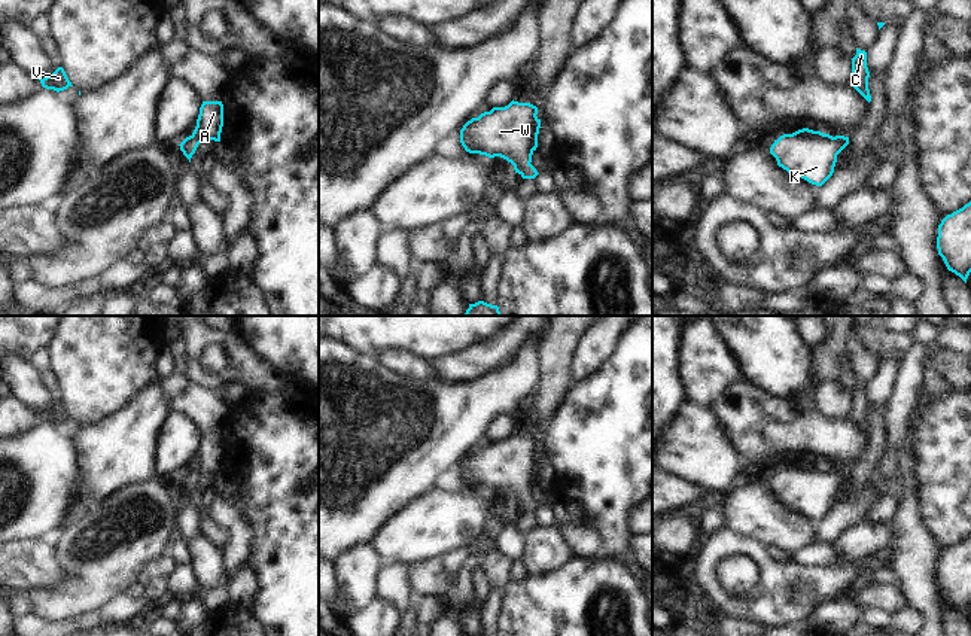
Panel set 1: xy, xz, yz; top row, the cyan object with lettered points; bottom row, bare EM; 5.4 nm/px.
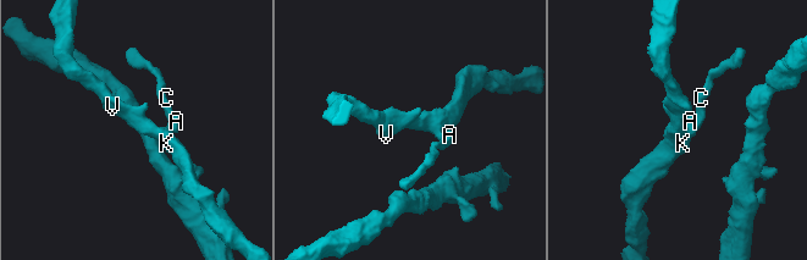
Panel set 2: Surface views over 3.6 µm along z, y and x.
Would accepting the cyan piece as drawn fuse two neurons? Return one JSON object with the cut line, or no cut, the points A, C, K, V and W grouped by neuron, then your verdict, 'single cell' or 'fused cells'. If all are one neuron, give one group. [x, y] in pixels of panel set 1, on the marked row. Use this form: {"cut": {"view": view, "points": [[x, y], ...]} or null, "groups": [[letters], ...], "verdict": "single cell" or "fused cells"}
{"cut": null, "groups": [["A", "C", "K", "V", "W"]], "verdict": "single cell"}

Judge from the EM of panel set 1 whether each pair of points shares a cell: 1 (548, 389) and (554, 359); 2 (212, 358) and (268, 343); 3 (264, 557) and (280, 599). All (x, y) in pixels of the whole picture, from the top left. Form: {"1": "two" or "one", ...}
{"1": "one", "2": "two", "3": "one"}

